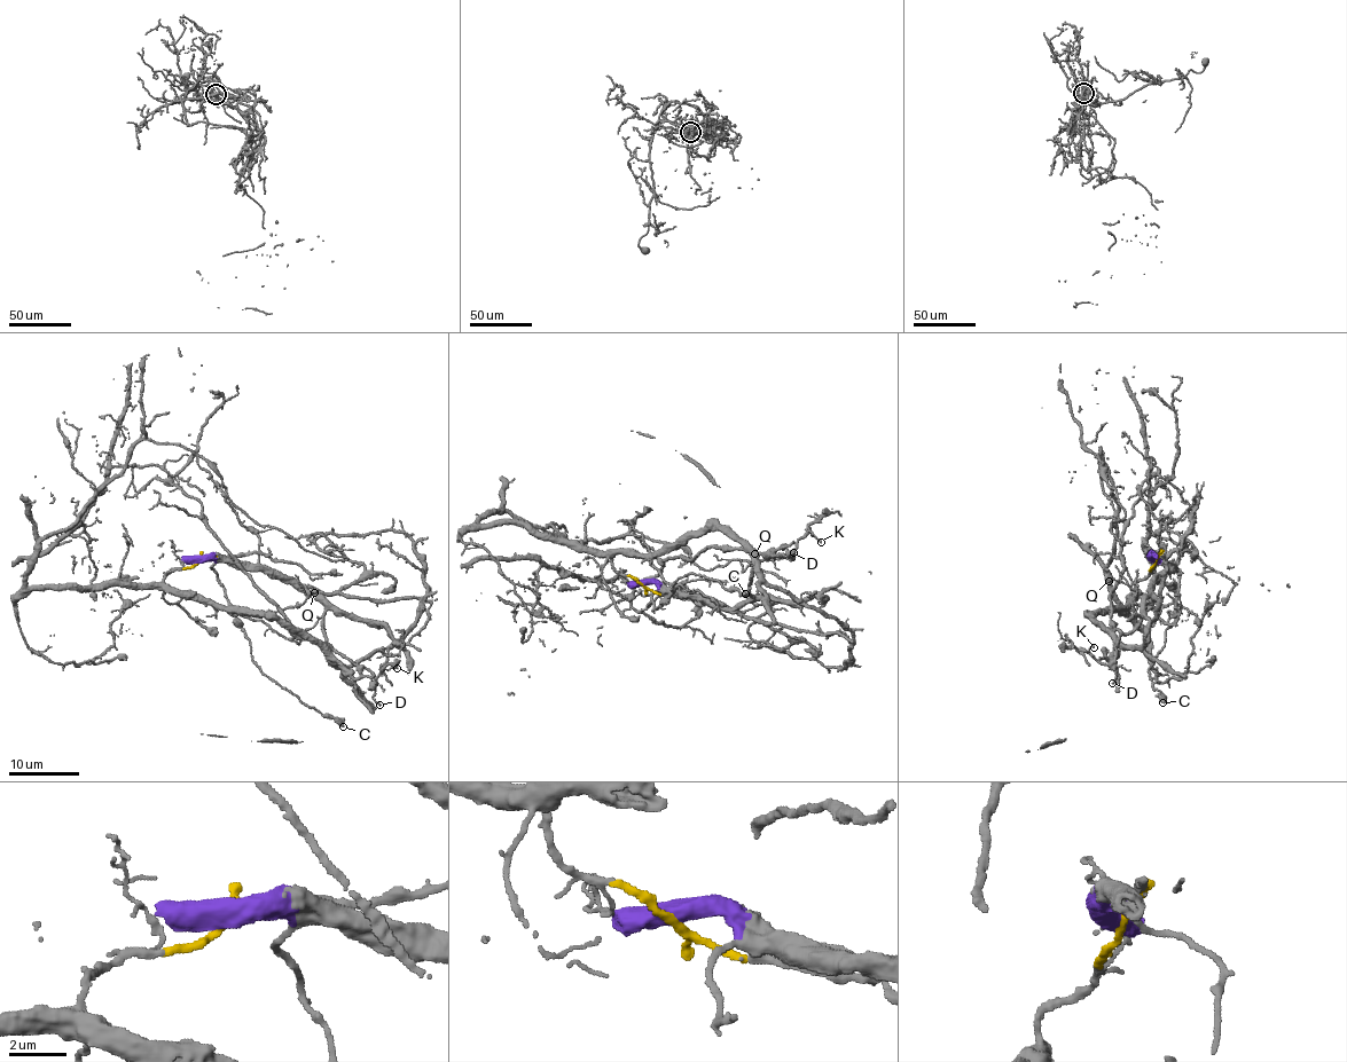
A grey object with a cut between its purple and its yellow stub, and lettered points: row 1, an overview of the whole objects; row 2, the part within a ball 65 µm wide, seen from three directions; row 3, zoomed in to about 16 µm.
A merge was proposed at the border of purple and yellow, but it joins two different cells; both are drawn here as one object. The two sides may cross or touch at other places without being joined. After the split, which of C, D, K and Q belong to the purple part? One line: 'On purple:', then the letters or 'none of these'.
On purple: C, D, K

